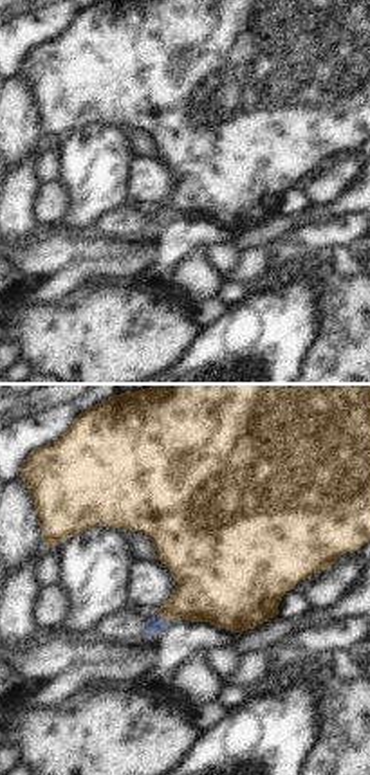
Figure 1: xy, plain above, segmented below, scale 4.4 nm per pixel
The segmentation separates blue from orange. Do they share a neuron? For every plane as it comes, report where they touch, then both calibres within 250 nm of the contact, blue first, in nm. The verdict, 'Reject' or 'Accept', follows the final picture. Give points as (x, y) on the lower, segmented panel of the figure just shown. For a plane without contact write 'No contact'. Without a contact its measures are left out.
Touches blue at (163, 619). Thickness 80 nm (blue) against 300 nm

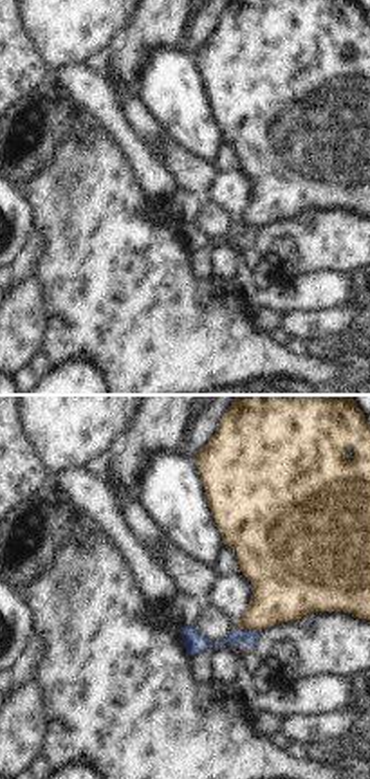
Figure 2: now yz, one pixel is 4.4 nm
Touches blue at (249, 630). Thickness 90 nm (blue) against 300 nm

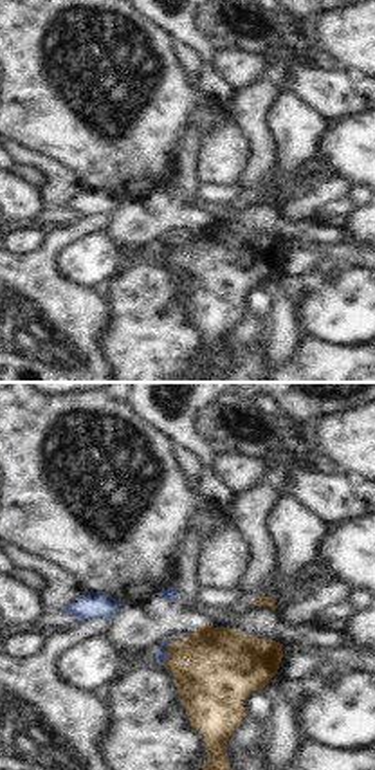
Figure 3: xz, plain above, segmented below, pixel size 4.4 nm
Touches blue at (163, 651). Thickness 60 nm (blue) against 360 nm

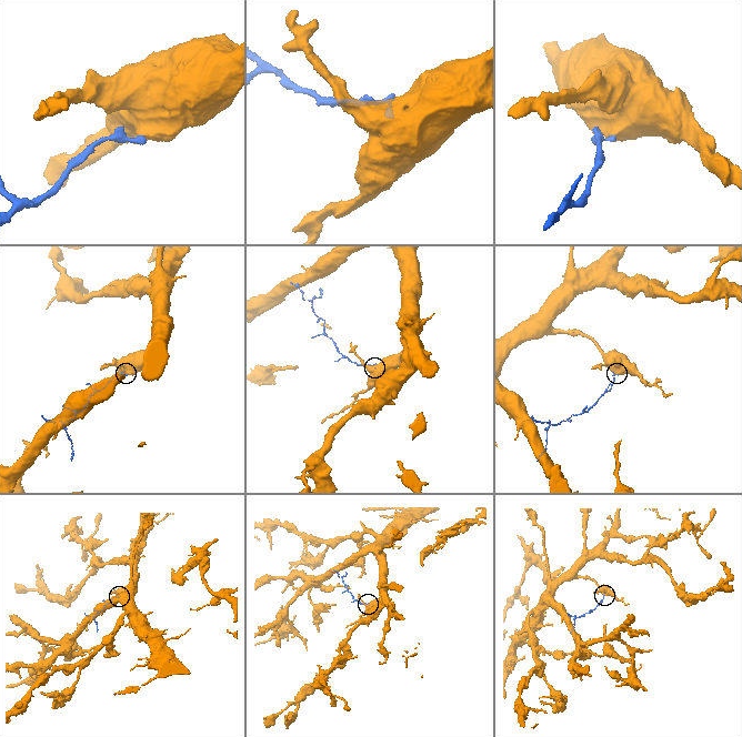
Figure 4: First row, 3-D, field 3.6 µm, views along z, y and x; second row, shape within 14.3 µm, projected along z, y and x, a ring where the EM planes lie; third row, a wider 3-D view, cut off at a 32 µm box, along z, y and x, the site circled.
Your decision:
Reject

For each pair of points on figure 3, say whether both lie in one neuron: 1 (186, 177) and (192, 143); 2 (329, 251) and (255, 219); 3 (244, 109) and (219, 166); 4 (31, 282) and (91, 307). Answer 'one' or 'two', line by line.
1: one
2: two
3: two
4: one

